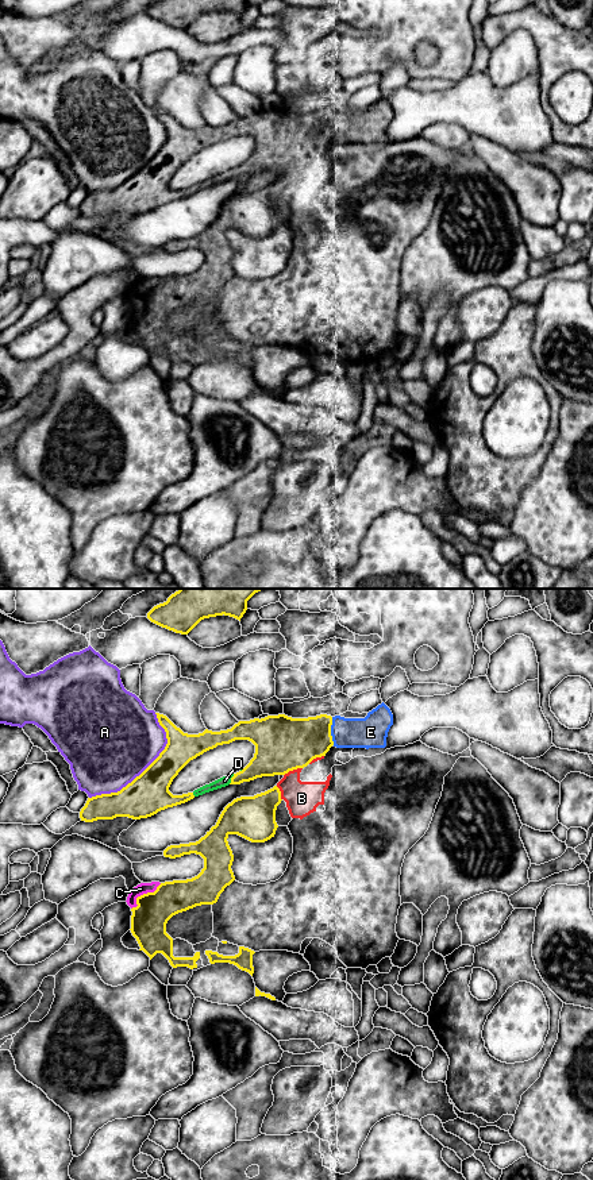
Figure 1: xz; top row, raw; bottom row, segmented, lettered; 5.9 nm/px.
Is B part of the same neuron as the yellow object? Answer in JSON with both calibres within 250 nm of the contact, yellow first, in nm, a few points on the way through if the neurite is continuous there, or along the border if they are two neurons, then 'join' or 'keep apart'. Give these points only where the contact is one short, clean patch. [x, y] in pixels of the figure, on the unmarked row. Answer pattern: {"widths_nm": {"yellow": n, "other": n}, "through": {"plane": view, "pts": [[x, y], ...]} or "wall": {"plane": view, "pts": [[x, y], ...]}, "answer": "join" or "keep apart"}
{"widths_nm": {"yellow": 320, "other": 200}, "answer": "join"}

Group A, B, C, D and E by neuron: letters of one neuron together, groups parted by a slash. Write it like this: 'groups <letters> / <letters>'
groups A / B C D E

